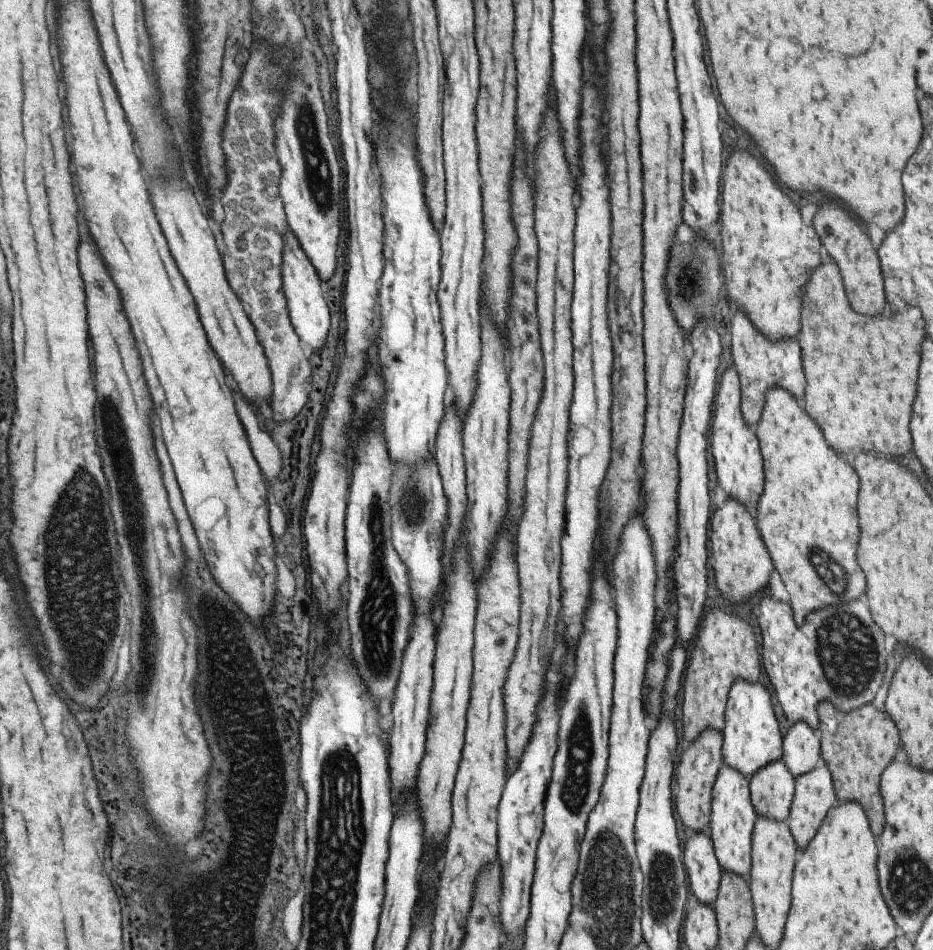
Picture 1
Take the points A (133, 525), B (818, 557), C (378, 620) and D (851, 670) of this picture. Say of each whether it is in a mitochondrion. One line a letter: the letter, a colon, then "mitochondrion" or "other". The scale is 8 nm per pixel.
A: mitochondrion
B: mitochondrion
C: mitochondrion
D: mitochondrion

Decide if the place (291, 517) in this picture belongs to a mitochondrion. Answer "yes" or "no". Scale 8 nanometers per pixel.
no

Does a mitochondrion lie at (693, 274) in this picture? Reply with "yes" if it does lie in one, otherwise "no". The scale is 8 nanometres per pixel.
yes

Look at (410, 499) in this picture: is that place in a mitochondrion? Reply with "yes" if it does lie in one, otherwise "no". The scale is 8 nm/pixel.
yes

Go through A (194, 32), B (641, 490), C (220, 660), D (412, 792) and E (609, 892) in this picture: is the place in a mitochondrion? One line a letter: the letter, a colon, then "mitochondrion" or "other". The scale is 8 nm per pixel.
A: other
B: other
C: mitochondrion
D: other
E: mitochondrion

